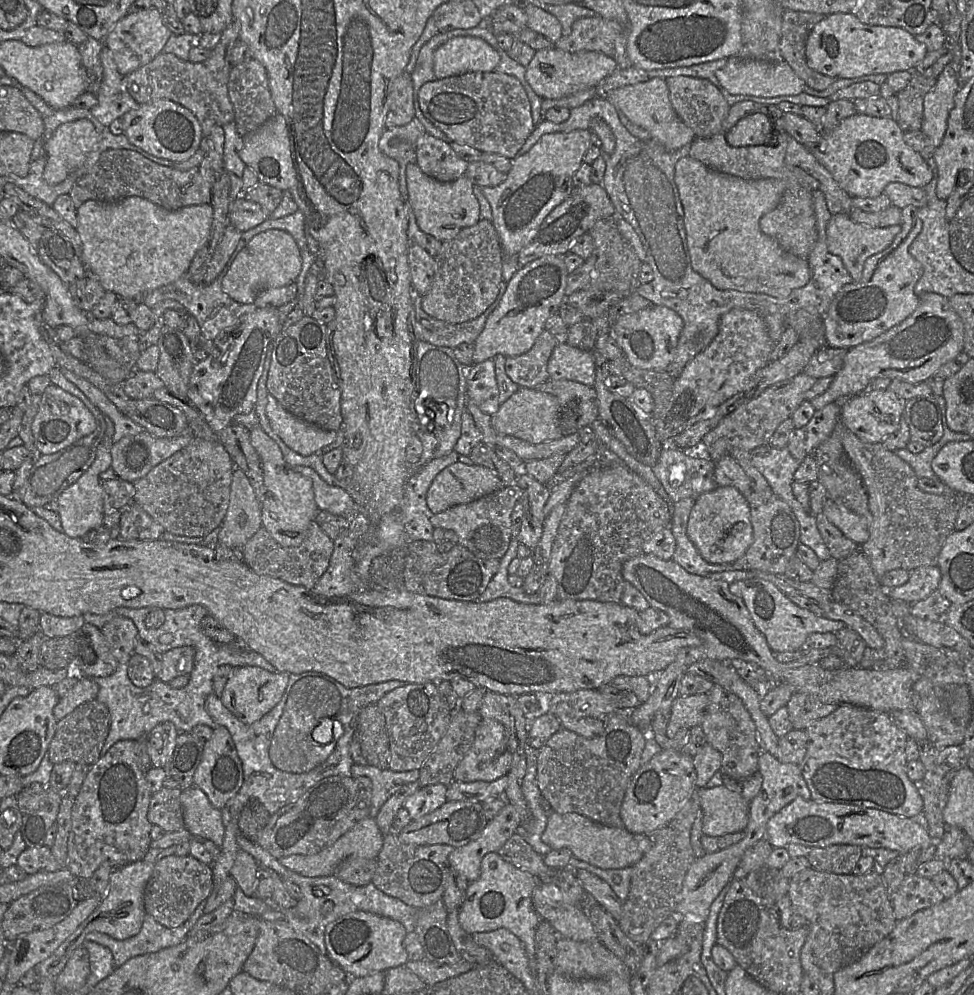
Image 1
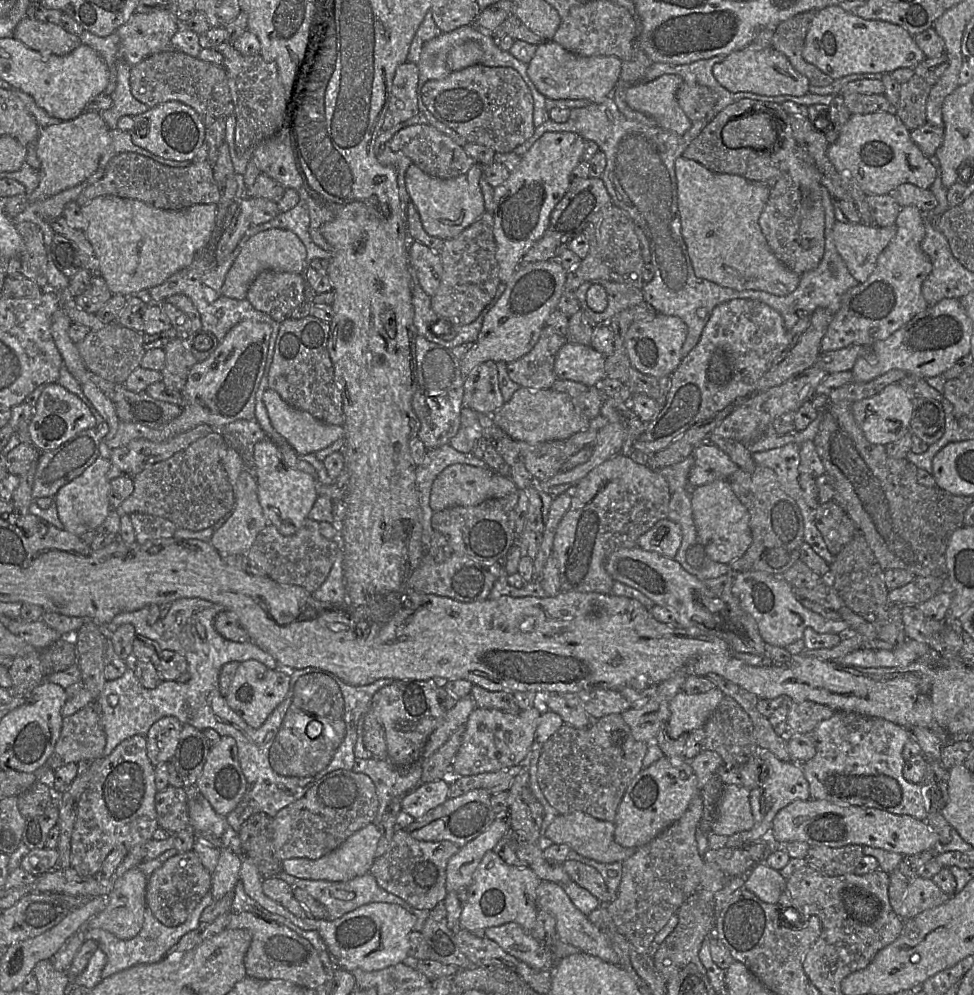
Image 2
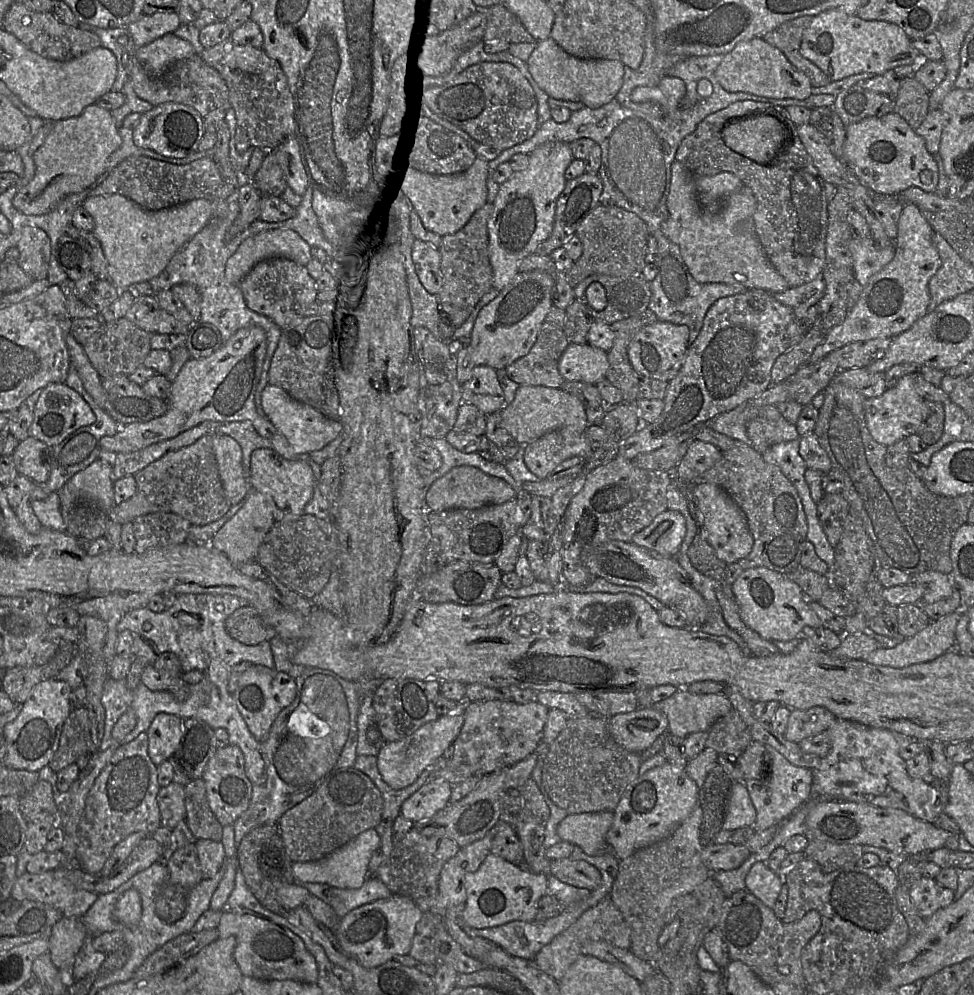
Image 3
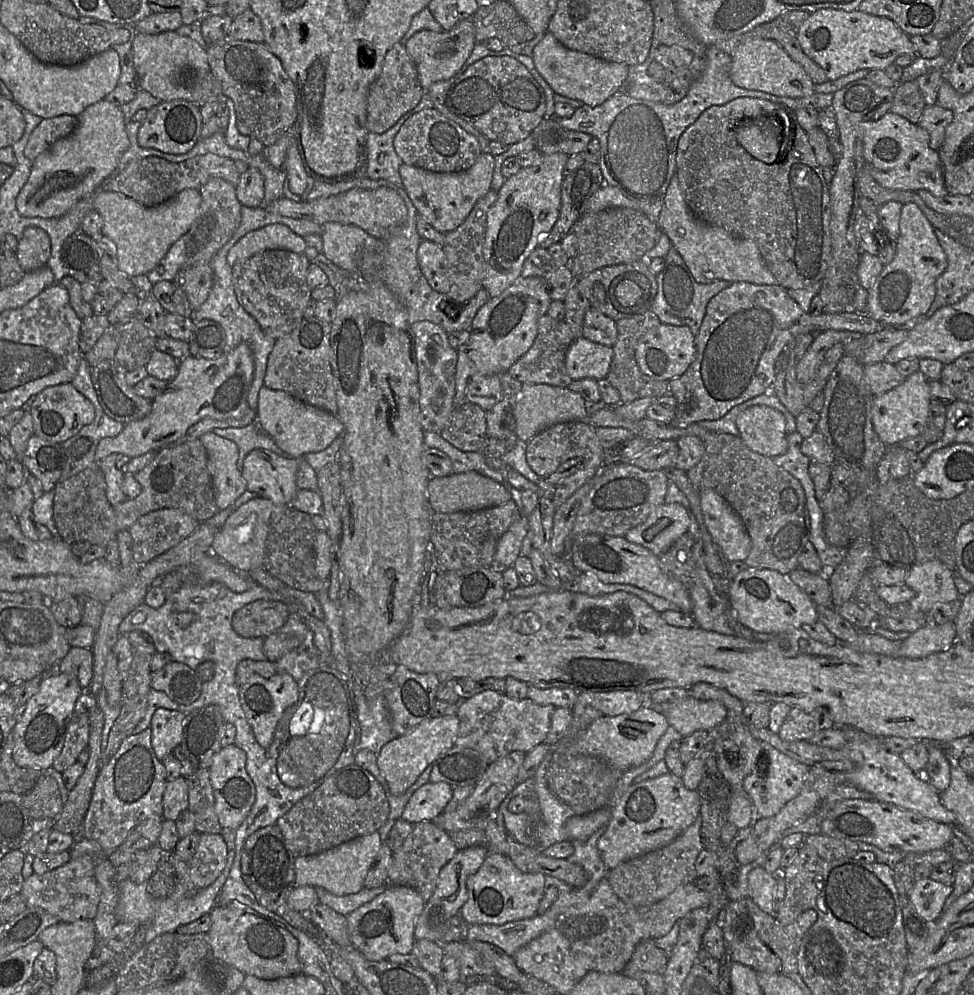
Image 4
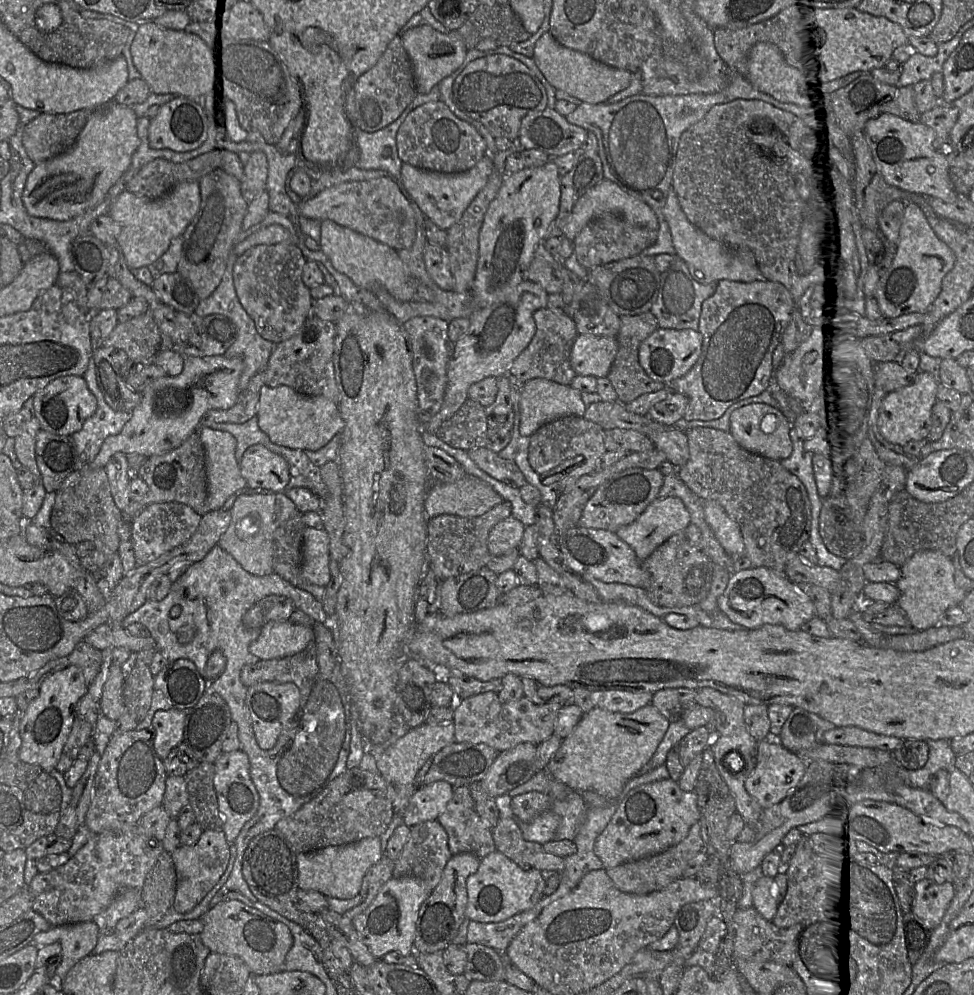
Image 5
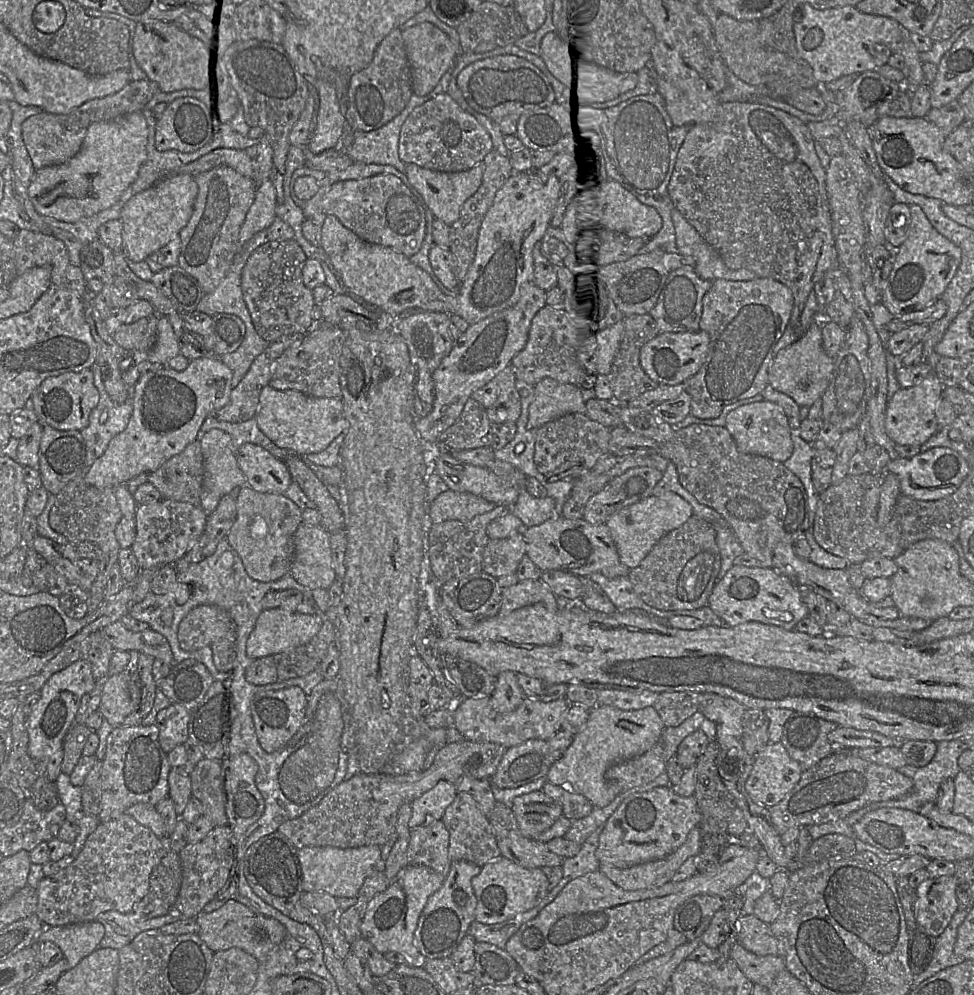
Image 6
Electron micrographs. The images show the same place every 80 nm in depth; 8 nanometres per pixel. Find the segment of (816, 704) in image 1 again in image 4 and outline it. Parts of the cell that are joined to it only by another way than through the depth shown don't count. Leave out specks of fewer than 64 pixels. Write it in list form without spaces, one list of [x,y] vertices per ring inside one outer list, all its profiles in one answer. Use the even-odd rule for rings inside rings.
[[[793,707],[778,734],[786,742],[809,741],[819,731],[834,726],[826,707],[818,707],[810,713]]]

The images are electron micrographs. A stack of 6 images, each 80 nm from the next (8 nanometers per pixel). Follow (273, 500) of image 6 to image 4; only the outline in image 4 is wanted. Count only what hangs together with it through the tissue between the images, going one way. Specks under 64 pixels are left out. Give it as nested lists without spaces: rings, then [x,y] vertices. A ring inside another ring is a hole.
[[[262,497],[250,499],[236,509],[217,531],[211,545],[211,553],[238,572],[263,568],[268,536],[290,508],[287,505],[276,505]]]

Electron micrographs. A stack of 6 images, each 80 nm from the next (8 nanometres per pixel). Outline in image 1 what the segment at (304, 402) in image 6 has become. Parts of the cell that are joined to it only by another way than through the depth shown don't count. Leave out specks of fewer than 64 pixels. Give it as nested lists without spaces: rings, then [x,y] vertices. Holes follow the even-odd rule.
[[[270,393],[267,395],[266,414],[273,431],[302,456],[312,455],[336,439],[336,431],[324,430],[296,417]]]

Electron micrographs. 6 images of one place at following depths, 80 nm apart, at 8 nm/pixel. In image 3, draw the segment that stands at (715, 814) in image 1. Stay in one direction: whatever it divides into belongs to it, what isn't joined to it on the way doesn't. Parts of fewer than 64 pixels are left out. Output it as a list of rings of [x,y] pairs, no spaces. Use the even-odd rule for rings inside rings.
[[[734,782],[730,790],[722,829],[733,832],[742,827],[753,827],[756,817],[756,809],[745,784]]]

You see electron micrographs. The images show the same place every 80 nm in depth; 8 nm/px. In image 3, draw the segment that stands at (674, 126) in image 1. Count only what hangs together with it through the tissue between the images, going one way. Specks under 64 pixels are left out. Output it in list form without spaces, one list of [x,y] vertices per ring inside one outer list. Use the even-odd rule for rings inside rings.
[[[664,76],[653,87],[638,86],[631,93],[631,100],[636,103],[653,102],[662,107],[665,113],[675,112],[680,108],[680,101],[686,94],[686,85],[678,77]]]

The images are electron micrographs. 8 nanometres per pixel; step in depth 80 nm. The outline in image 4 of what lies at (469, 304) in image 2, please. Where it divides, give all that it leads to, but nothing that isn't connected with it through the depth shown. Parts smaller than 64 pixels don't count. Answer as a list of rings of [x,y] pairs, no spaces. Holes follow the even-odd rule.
[[[491,189],[479,199],[464,222],[455,230],[445,234],[443,250],[445,253],[445,272],[450,282],[447,297],[450,301],[442,309],[451,318],[457,318],[462,305],[470,301],[482,288],[486,276],[486,263],[483,256],[483,244],[486,231],[487,214],[498,198],[498,192]],[[454,304],[457,305],[454,308]],[[448,308],[451,309],[448,312]]]

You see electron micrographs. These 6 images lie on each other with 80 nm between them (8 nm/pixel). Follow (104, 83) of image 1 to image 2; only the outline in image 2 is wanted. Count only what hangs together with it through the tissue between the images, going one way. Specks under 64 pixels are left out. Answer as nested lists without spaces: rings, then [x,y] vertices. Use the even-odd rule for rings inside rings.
[[[121,58],[116,65],[116,88],[110,94],[113,105],[104,111],[97,111],[109,129],[117,129],[117,122],[122,116],[136,116],[150,107],[134,98],[130,90],[131,66]]]

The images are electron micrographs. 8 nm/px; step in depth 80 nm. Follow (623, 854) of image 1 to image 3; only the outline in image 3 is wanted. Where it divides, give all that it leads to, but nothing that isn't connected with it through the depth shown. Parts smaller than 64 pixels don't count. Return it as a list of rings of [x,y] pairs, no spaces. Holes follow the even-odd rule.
[[[614,811],[567,815],[558,825],[557,834],[563,841],[579,846],[590,856],[610,850],[606,835],[613,824]]]

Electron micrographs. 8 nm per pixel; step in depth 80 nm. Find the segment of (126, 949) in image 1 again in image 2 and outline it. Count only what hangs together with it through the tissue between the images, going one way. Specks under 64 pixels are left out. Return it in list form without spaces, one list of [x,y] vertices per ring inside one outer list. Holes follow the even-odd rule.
[[[211,890],[197,904],[187,920],[175,927],[168,927],[162,924],[146,906],[144,914],[144,922],[140,932],[131,939],[120,939],[112,933],[103,929],[89,929],[85,932],[85,940],[95,940],[100,948],[107,956],[107,963],[102,970],[102,979],[106,979],[111,975],[130,968],[138,964],[151,964],[160,961],[169,950],[180,940],[186,933],[196,929],[200,924],[200,916],[204,909],[213,902]]]

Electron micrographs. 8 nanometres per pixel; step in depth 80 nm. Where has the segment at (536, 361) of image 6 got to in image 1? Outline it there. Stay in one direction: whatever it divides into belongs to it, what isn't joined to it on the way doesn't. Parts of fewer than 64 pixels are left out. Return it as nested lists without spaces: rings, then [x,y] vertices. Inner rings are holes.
[[[544,329],[529,351],[519,356],[505,357],[508,377],[520,388],[529,389],[548,381],[548,361],[558,344],[556,338]]]

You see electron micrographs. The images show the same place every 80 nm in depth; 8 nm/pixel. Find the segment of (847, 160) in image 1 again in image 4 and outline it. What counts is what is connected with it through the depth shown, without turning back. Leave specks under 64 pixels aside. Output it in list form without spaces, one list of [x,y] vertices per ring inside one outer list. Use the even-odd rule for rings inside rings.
[[[887,112],[877,121],[861,123],[864,165],[882,187],[891,190],[927,190],[936,197],[948,195],[939,152],[929,146],[929,133],[898,114]]]

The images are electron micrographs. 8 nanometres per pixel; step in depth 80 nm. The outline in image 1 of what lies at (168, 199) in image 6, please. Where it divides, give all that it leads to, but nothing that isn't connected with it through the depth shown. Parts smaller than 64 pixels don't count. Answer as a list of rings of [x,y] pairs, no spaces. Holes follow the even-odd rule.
[[[131,196],[115,202],[88,200],[77,209],[77,219],[85,269],[97,276],[105,291],[137,301],[186,274],[193,257],[208,240],[213,208],[199,204],[169,210]]]

